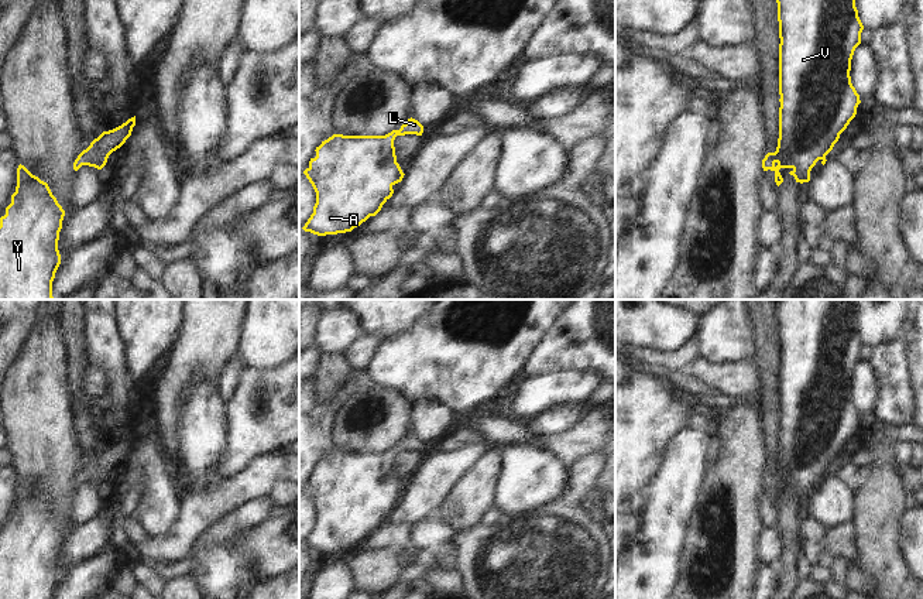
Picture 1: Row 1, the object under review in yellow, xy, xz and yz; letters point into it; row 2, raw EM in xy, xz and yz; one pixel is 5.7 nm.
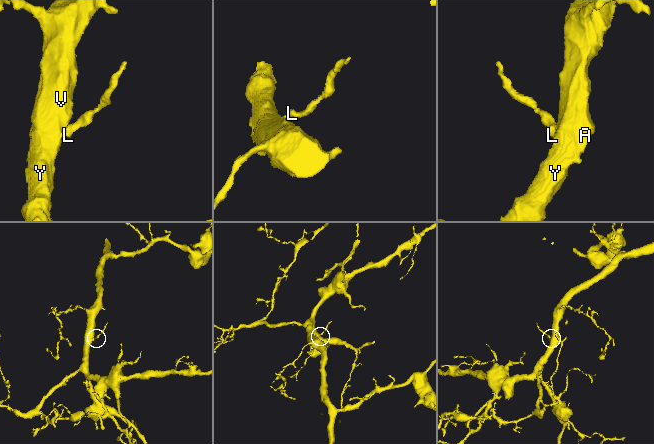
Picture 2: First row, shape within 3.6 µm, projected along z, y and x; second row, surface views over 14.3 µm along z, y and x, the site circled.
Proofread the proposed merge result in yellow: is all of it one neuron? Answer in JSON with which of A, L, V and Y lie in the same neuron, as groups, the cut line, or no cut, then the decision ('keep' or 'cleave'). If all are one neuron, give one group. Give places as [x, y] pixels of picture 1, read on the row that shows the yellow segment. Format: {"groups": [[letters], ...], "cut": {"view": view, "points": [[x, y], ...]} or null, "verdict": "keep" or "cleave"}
{"groups": [["A", "L", "V", "Y"]], "cut": null, "verdict": "keep"}

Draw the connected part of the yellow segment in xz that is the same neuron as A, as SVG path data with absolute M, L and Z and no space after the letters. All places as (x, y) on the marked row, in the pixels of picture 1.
M408 119L399 130L385 136L343 136L333 134L316 147L316 157L310 158L303 171L316 192L313 213L302 227L318 236L351 232L370 216L375 216L392 196L392 186L402 181L404 172L397 162L394 140L397 136L422 136L423 126Z

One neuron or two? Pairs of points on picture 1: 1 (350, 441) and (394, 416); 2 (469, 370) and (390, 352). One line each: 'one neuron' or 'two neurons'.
1: one neuron
2: one neuron

